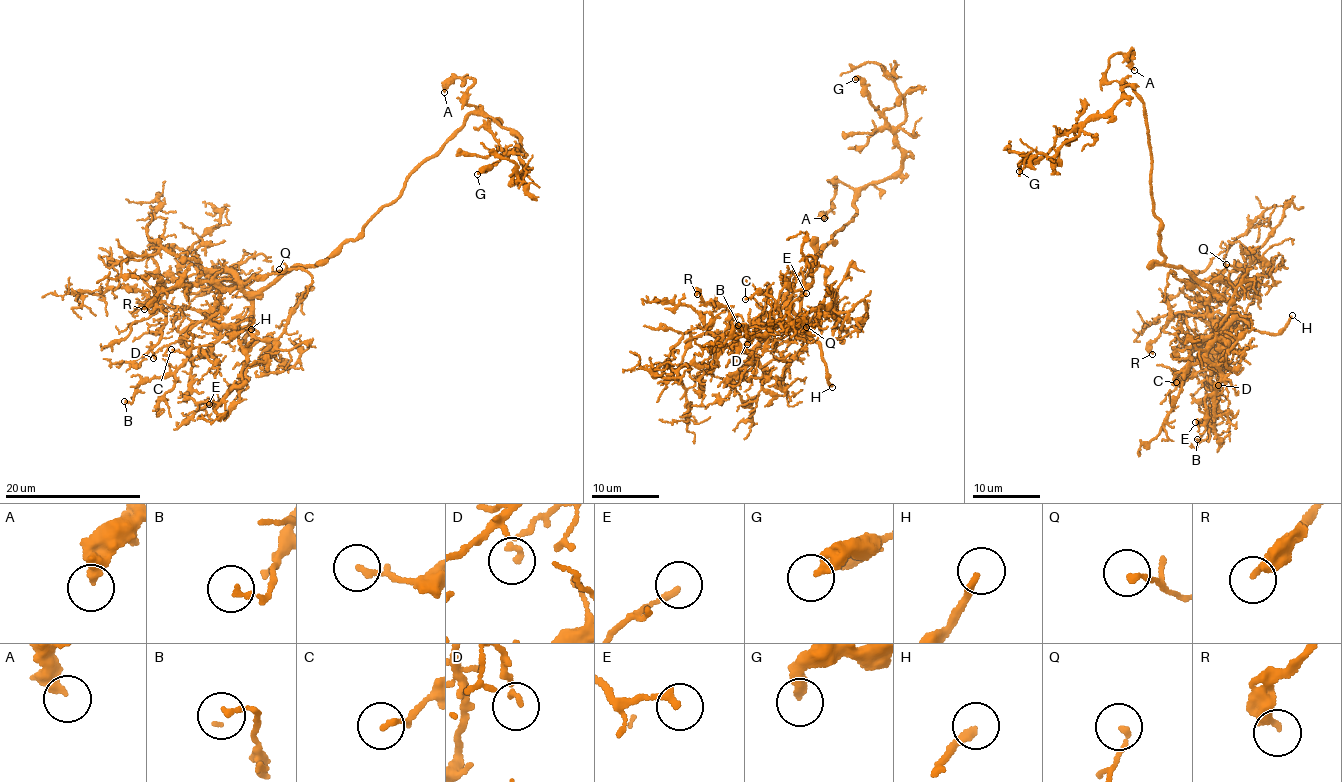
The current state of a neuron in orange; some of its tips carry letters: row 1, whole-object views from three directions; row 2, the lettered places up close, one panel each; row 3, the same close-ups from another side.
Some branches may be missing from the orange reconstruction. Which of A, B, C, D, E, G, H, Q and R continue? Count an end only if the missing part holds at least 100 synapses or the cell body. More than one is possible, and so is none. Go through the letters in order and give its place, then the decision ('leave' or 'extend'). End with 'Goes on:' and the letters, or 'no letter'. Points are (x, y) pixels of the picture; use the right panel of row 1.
A: place (1134, 70); leave
B: place (1197, 439); leave
C: place (1176, 382); leave
D: place (1218, 385); leave
E: place (1195, 422); leave
G: place (1019, 171); leave
H: place (1292, 315); extend
Q: place (1226, 264); leave
R: place (1152, 354); leave
Goes on: H

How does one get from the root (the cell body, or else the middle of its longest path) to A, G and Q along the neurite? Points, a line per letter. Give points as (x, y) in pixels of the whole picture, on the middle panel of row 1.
A: (832, 244), (832, 236), (857, 212), (854, 192), (848, 185), (833, 184), (835, 198), (824, 218)
G: (832, 244), (832, 236), (857, 212), (856, 195), (887, 178), (903, 160), (894, 133), (855, 79)
Q: (832, 244), (817, 254), (804, 280), (798, 318), (771, 326), (754, 351), (767, 373), (784, 375), (806, 327)

